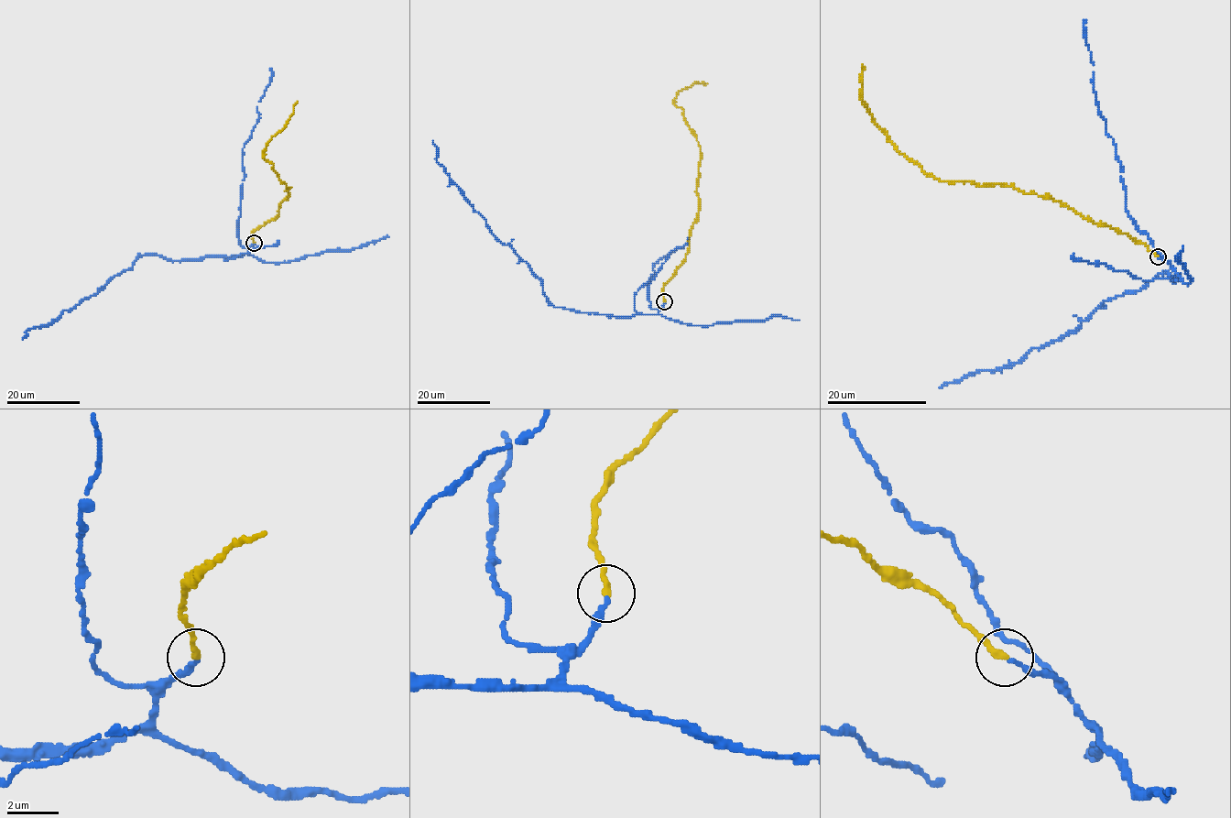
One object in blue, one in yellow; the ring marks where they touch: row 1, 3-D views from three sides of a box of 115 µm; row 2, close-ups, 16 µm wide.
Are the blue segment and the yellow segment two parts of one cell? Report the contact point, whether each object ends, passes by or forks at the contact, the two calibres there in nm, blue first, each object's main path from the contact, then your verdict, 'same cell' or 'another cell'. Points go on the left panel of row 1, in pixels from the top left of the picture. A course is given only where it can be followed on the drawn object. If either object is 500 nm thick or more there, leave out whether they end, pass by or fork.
at (254, 243); blue ends there; yellow ends there; 200 nm thick on the blue side, 280 nm on the other; blue runs (254, 244), (239, 256), (171, 260), (140, 255), (131, 269), (114, 276), (53, 322), (27, 331), (22, 339); yellow runs (254, 243), (253, 233), (276, 218), (289, 195), (291, 188), (264, 152), (297, 102); same cell

